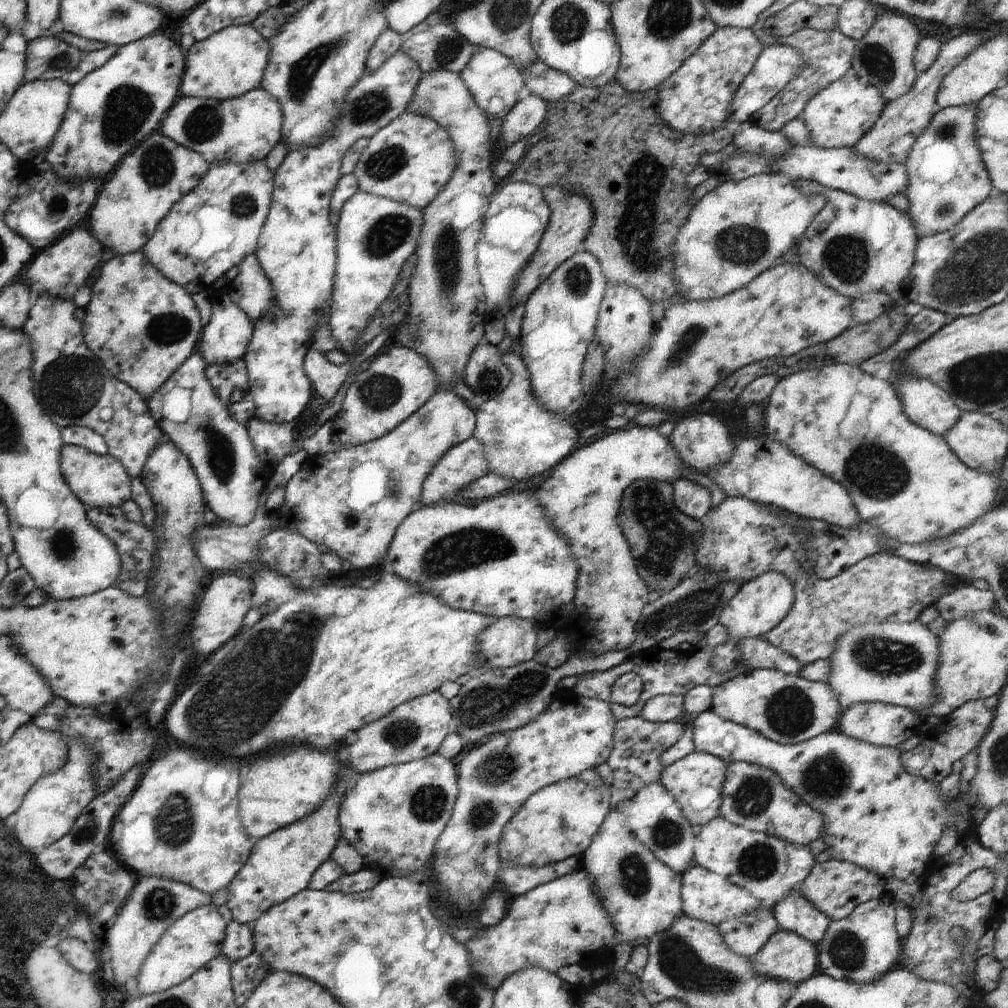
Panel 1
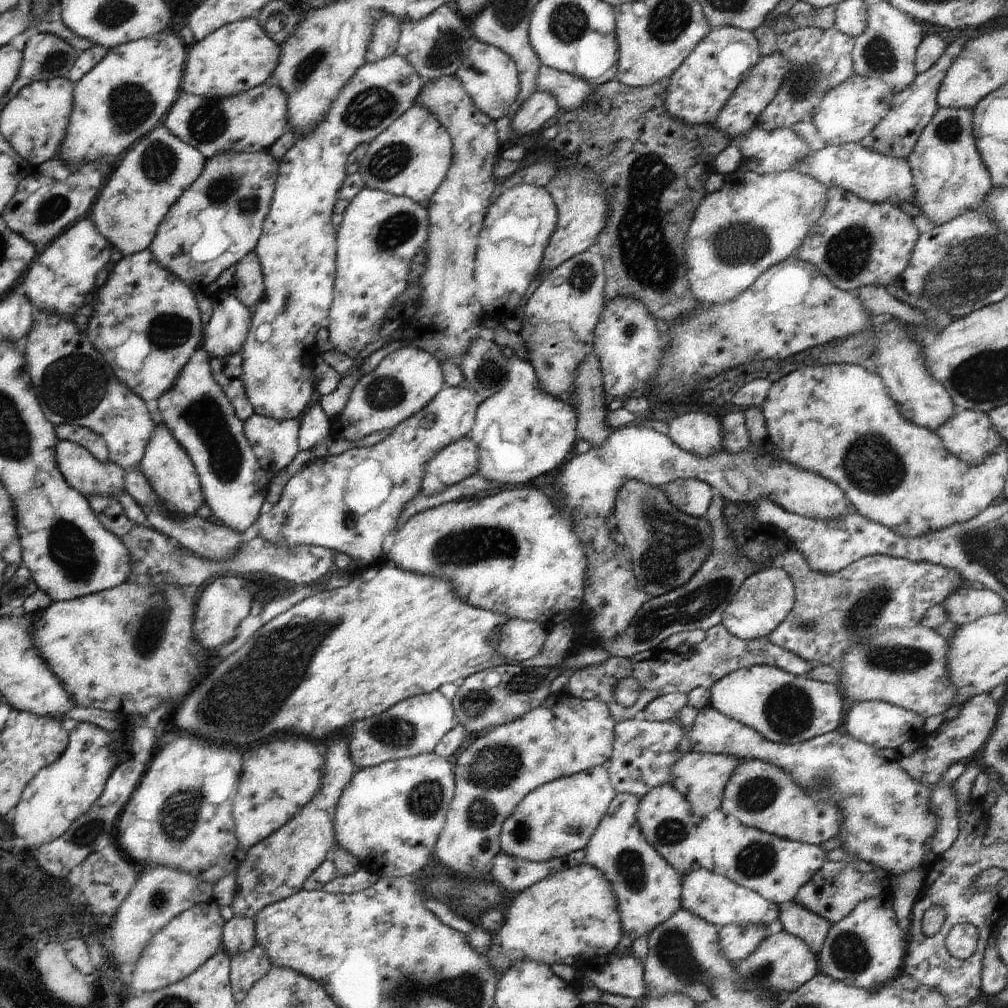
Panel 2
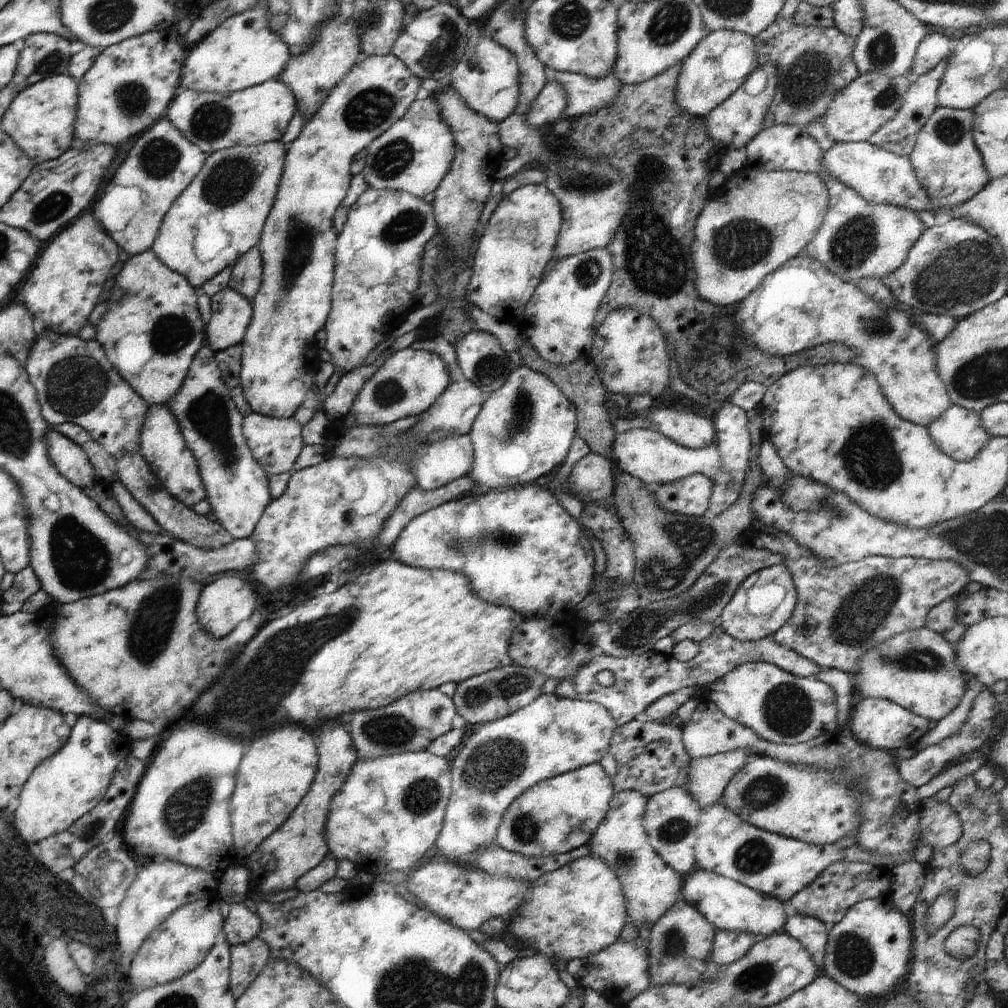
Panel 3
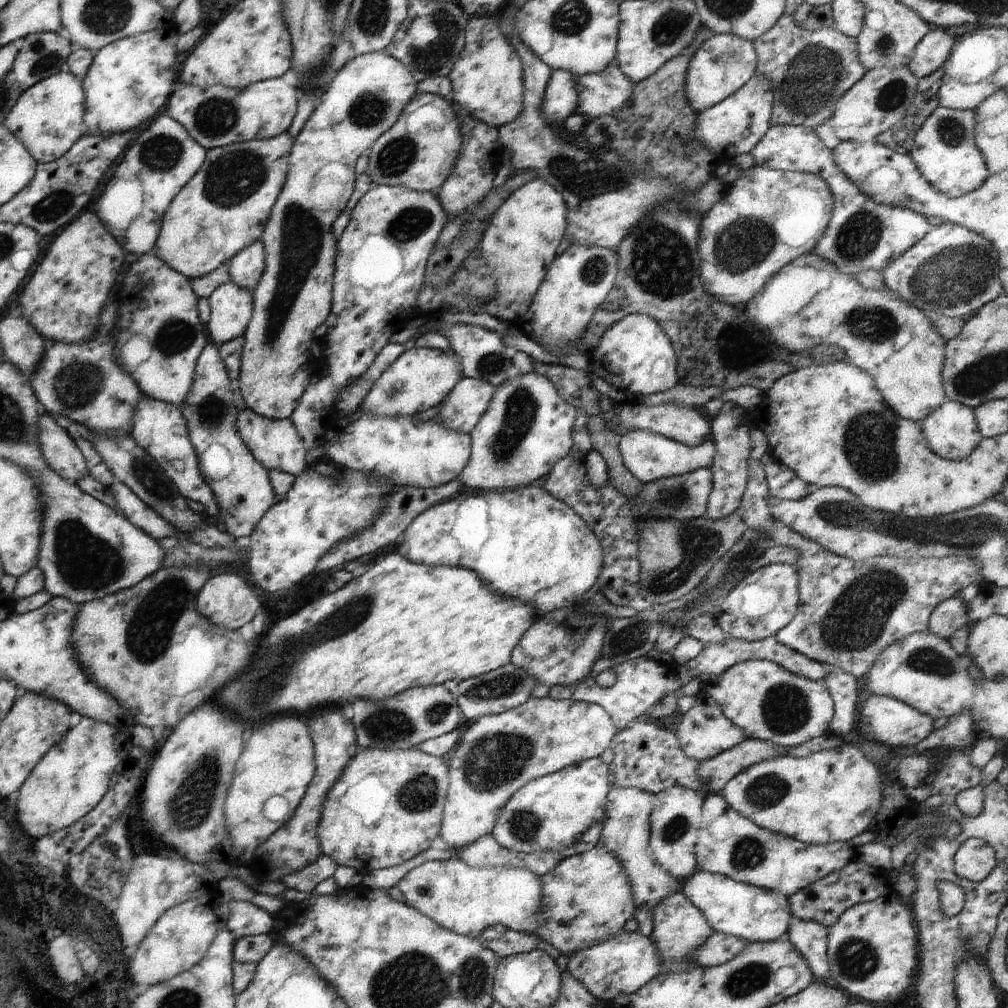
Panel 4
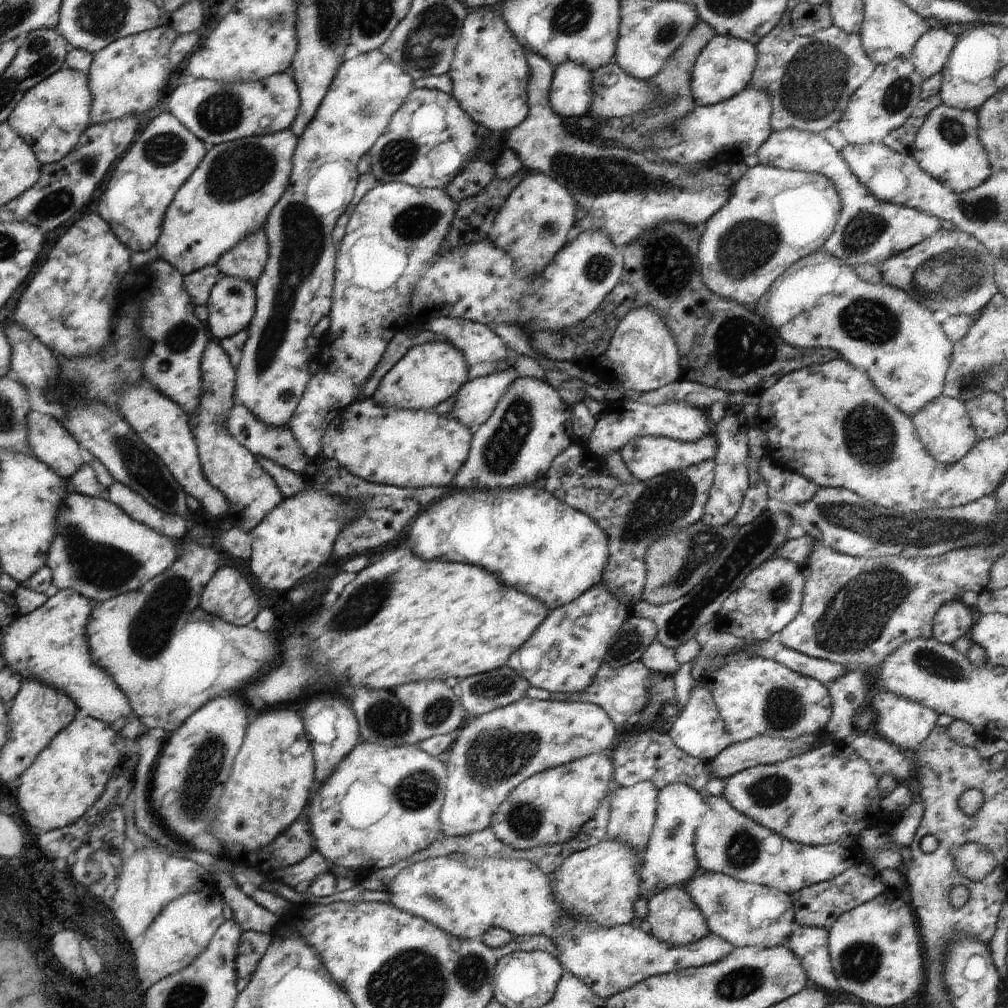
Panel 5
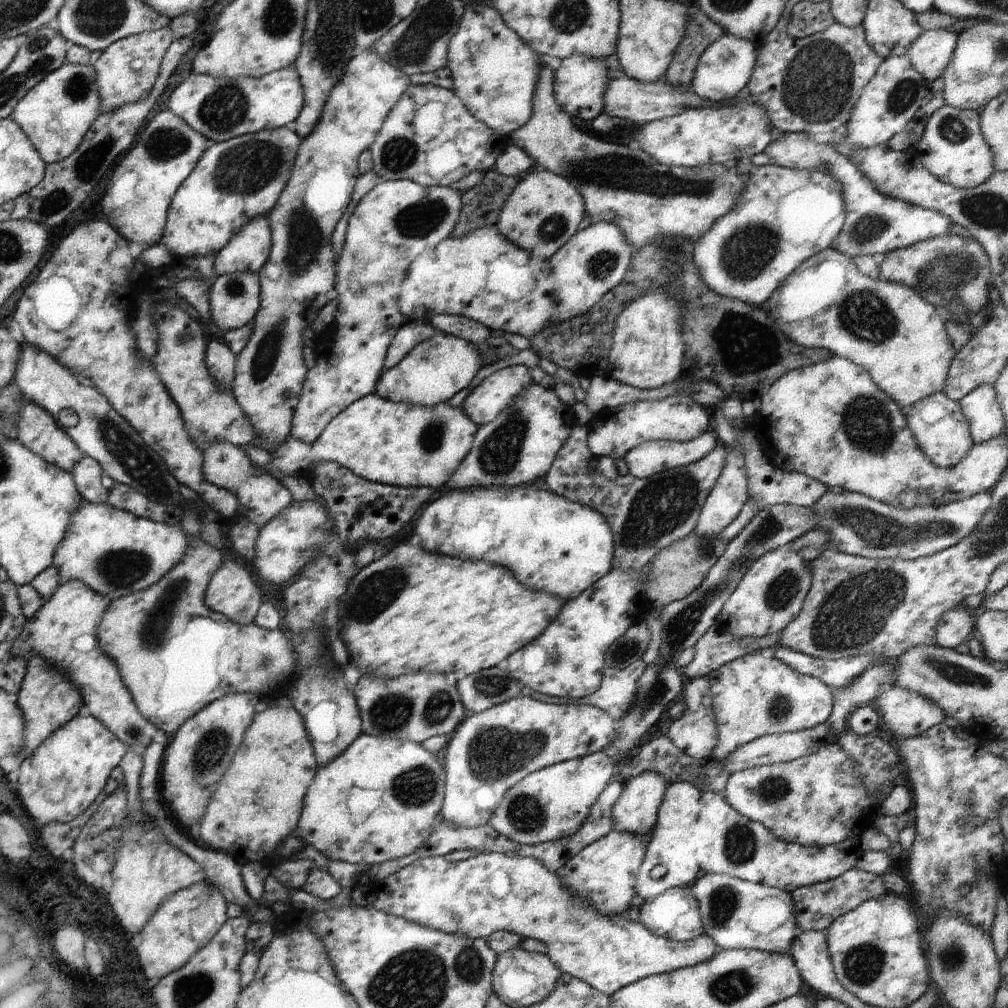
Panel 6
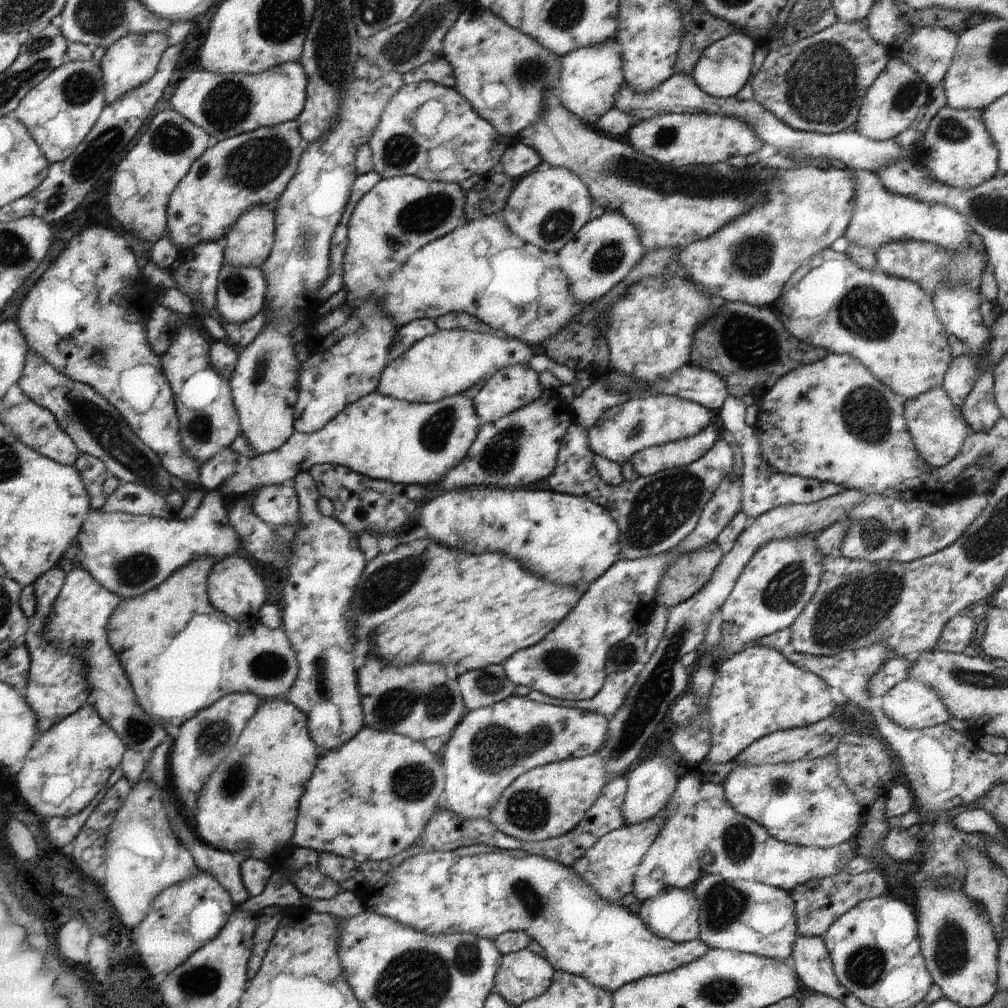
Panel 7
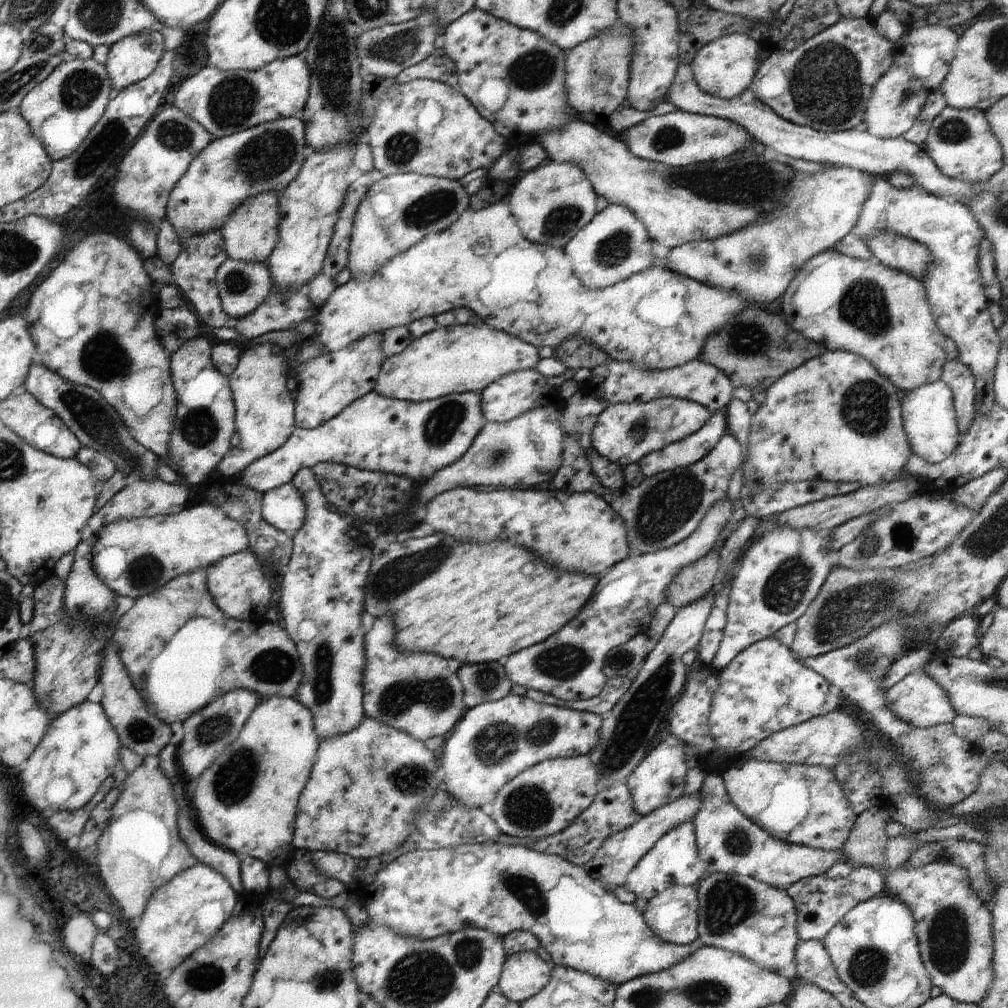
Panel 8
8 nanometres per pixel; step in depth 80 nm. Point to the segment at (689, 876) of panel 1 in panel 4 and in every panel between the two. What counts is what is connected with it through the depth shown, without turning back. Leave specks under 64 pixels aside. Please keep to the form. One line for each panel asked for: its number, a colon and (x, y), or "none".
2: (712, 897)
3: (727, 905)
4: (727, 905)

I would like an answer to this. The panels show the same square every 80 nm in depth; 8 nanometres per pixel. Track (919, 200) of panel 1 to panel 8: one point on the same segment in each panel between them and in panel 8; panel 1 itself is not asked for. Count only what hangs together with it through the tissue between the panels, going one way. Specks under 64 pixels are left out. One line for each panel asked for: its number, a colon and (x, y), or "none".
2: (950, 178)
3: (945, 159)
4: (944, 152)
5: (947, 147)
6: (952, 148)
7: (957, 149)
8: (960, 142)

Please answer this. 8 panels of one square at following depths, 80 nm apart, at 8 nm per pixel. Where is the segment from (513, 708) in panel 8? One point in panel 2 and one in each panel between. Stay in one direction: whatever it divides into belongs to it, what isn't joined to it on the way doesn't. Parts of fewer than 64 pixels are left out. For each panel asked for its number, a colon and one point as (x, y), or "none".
2: (563, 736)
3: (501, 759)
4: (496, 755)
5: (494, 752)
6: (489, 752)
7: (492, 746)

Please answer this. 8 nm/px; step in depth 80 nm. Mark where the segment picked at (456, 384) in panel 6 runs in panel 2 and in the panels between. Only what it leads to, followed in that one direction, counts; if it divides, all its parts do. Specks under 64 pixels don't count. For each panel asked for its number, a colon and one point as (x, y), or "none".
2: (406, 380)
3: (411, 380)
4: (421, 378)
5: (428, 374)

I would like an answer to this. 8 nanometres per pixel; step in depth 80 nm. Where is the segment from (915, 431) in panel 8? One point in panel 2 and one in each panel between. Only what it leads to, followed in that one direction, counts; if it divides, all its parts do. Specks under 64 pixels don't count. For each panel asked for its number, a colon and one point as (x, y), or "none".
2: (968, 435)
3: (958, 432)
4: (950, 431)
5: (944, 426)
6: (940, 429)
7: (935, 425)

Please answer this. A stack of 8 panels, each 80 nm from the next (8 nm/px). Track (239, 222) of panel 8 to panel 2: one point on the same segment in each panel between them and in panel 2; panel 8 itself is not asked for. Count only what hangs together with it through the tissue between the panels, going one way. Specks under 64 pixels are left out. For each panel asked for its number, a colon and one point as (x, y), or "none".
2: (247, 284)
3: (247, 271)
4: (245, 270)
5: (246, 261)
6: (248, 250)
7: (250, 240)

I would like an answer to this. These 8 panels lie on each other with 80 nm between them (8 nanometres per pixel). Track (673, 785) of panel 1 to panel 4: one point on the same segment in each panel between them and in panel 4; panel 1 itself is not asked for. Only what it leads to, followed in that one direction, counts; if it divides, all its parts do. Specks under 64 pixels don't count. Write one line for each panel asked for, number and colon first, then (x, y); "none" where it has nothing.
2: (701, 778)
3: (708, 777)
4: (713, 774)

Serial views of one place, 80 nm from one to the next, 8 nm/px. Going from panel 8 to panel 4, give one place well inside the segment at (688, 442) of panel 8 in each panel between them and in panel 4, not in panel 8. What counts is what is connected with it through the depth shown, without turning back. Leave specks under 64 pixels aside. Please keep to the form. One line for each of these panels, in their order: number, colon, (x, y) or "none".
4: (648, 456)
5: (646, 457)
6: (650, 458)
7: (650, 461)

